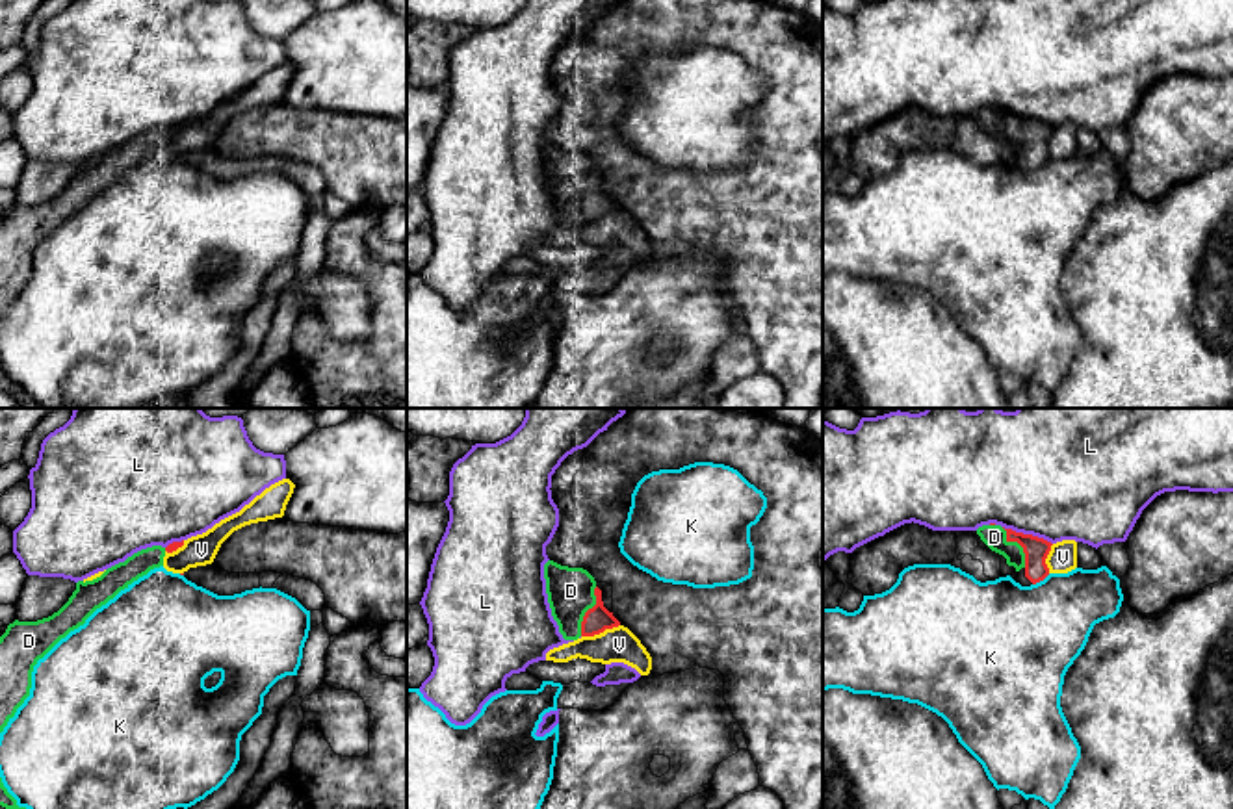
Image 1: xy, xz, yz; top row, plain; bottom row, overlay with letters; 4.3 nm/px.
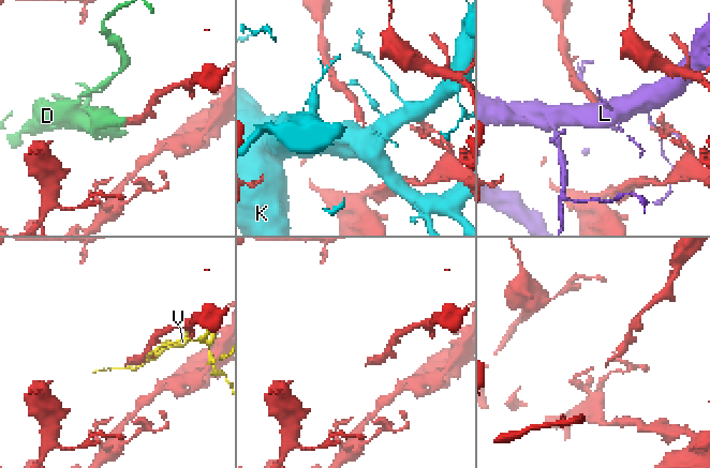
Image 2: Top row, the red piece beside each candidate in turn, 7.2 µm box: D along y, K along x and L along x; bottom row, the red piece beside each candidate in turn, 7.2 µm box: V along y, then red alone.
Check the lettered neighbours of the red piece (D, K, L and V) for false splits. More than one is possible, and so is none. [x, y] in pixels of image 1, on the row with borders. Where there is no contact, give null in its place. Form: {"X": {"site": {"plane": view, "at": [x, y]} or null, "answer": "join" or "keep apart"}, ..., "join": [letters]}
{"D": {"site": {"plane": "xz", "at": [587, 611]}, "answer": "join"}, "K": {"site": {"plane": "yz", "at": [1040, 579]}, "answer": "keep apart"}, "L": {"site": {"plane": "yz", "at": [1027, 535]}, "answer": "keep apart"}, "V": {"site": {"plane": "xz", "at": [600, 631]}, "answer": "keep apart"}, "join": ["D"]}

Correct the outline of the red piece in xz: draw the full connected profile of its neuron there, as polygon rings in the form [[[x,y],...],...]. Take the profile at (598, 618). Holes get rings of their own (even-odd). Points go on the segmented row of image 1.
[[[548,560],[544,579],[552,616],[565,640],[594,636],[620,625],[604,607],[602,590],[587,570]]]

